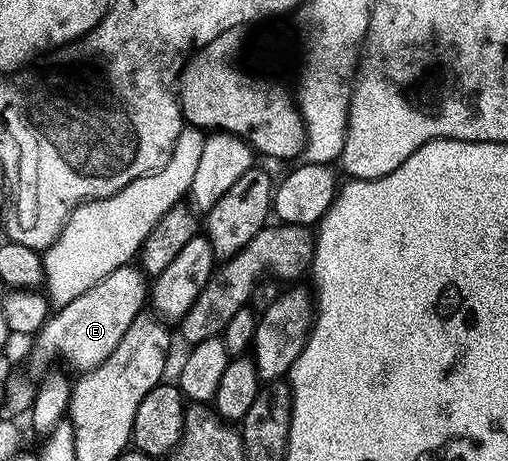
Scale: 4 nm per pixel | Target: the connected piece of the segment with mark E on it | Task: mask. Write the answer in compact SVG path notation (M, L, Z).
M129 263L117 267L92 289L86 290L80 297L76 297L76 300L70 301L68 305L53 312L35 336L36 345L32 353L35 361L46 365L58 357L65 356L67 361L78 369L77 371L87 371L102 364L116 349L120 339L132 325L132 321L140 312L143 312L148 299L148 285L144 281L146 281L145 274L137 266Z

